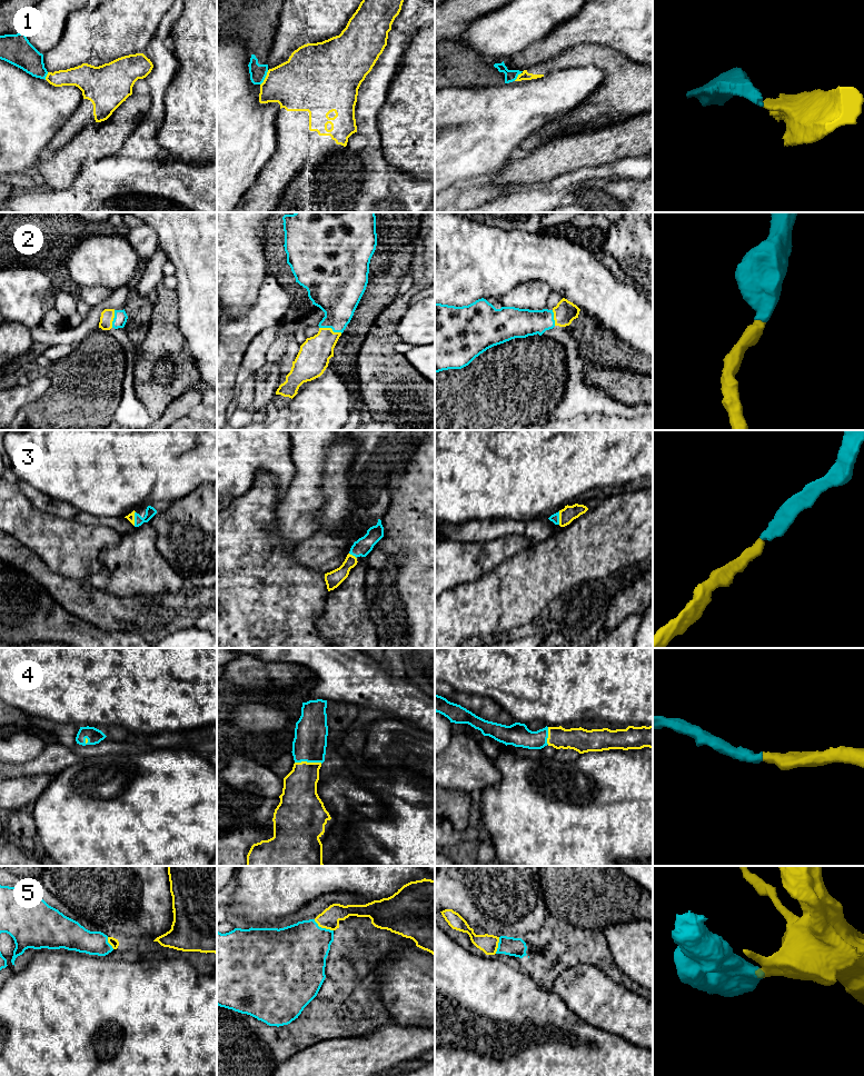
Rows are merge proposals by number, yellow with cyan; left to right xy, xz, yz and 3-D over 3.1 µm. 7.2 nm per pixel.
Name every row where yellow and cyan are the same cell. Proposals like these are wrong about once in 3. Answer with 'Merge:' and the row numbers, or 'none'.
Merge: 2, 3, 4, 5

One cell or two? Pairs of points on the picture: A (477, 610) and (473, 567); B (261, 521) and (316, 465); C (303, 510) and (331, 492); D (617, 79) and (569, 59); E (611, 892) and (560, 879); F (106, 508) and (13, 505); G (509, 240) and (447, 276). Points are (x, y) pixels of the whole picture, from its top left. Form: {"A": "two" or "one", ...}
{"A": "two", "B": "two", "C": "two", "D": "one", "E": "one", "F": "two", "G": "one"}

